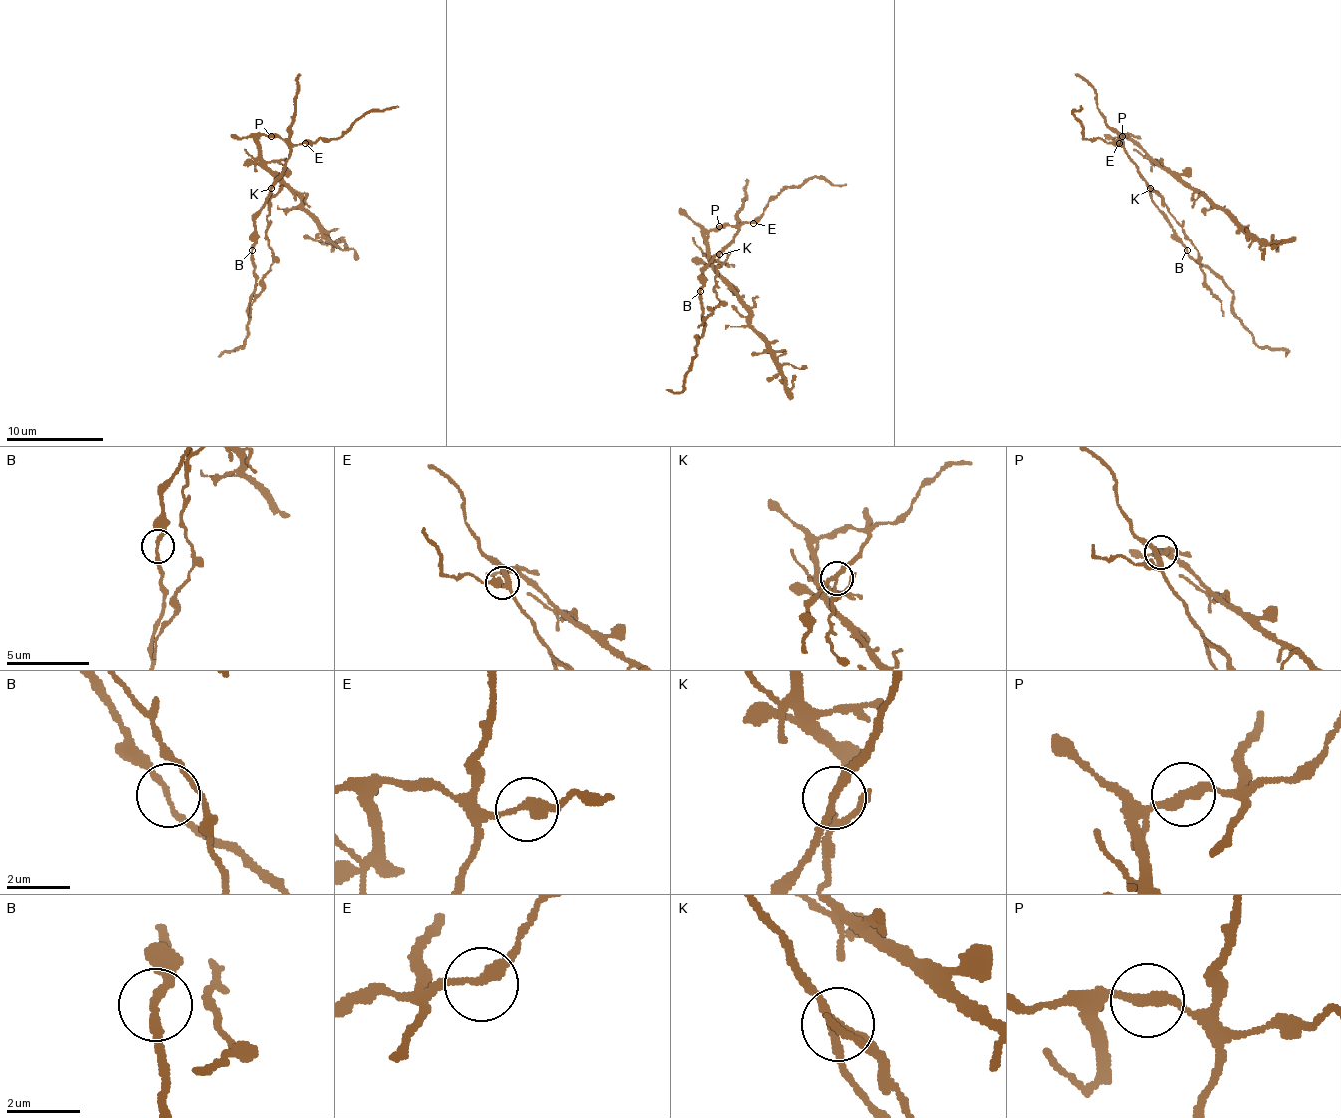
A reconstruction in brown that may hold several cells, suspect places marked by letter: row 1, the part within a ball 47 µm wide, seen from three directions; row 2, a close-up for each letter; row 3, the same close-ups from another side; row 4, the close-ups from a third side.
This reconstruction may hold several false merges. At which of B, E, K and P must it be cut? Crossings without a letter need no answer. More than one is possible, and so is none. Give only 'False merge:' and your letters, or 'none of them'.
False merge: K, P

